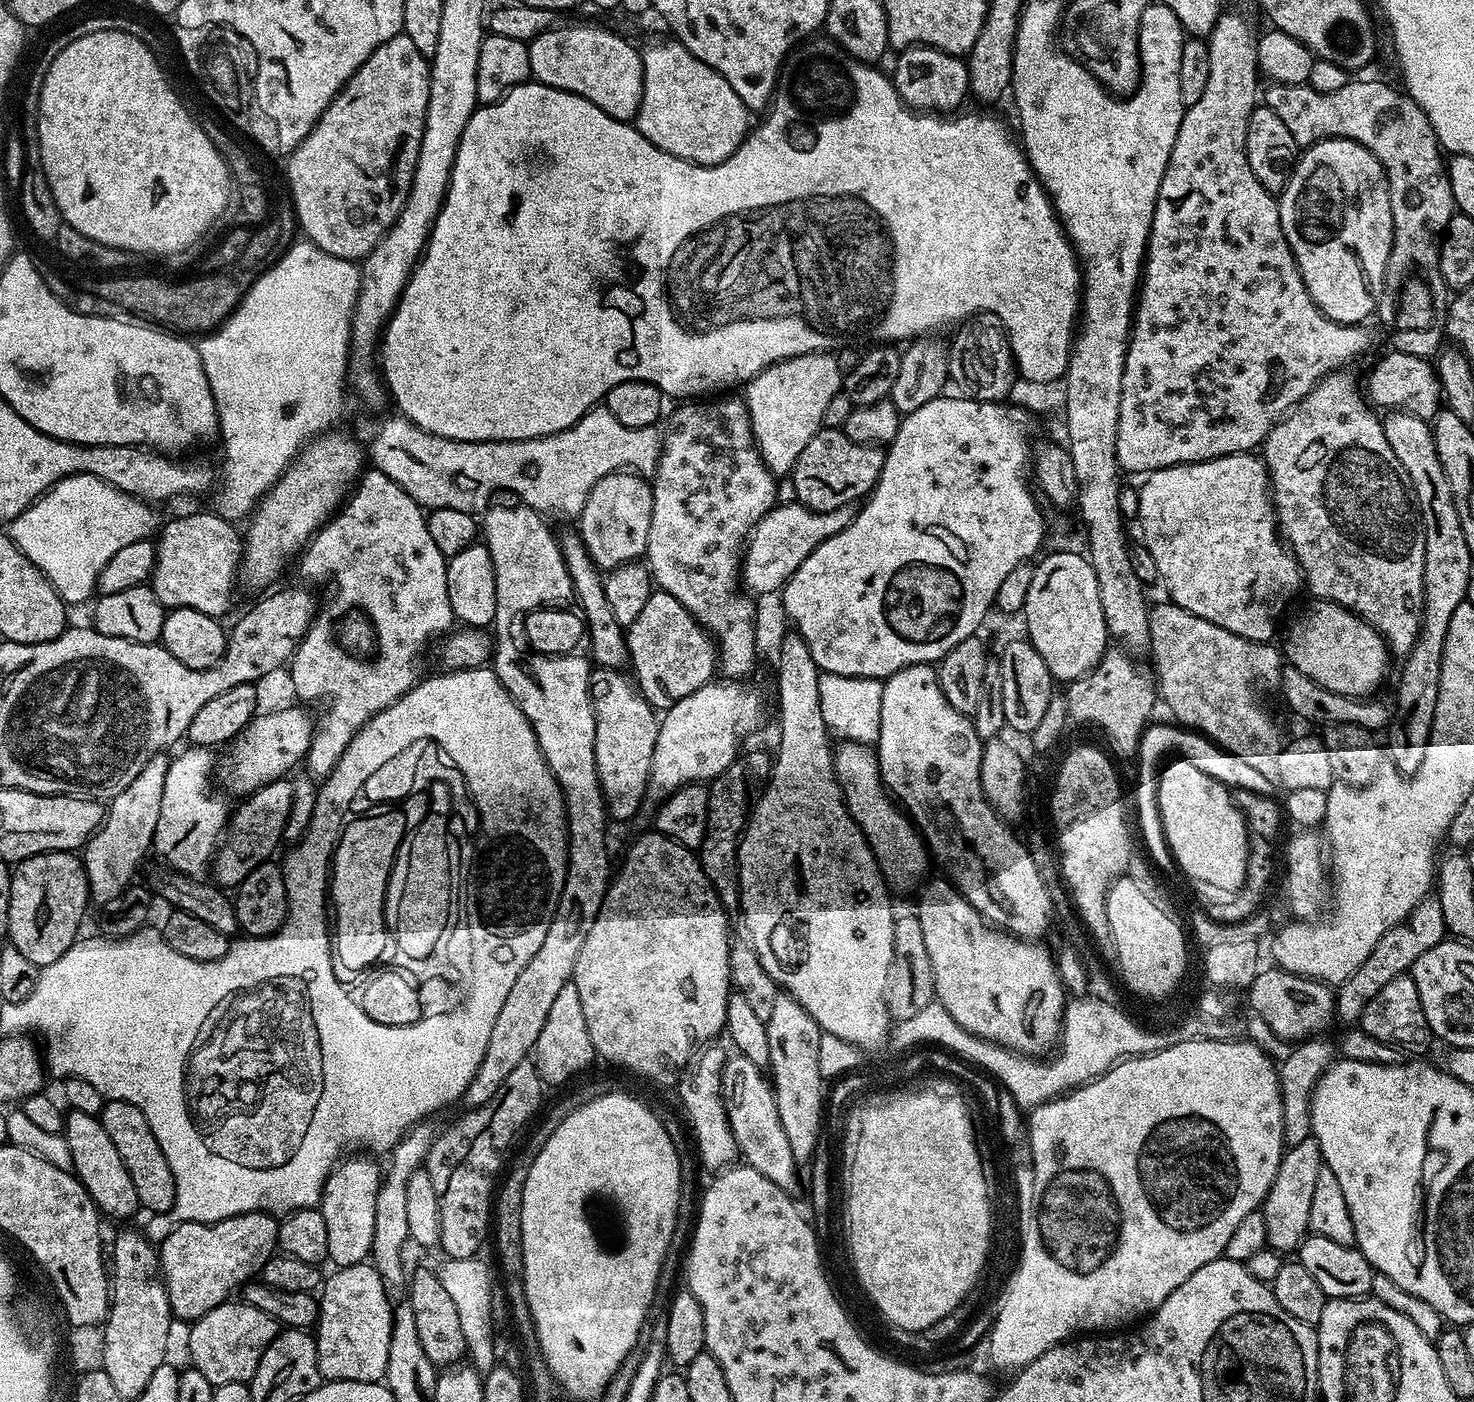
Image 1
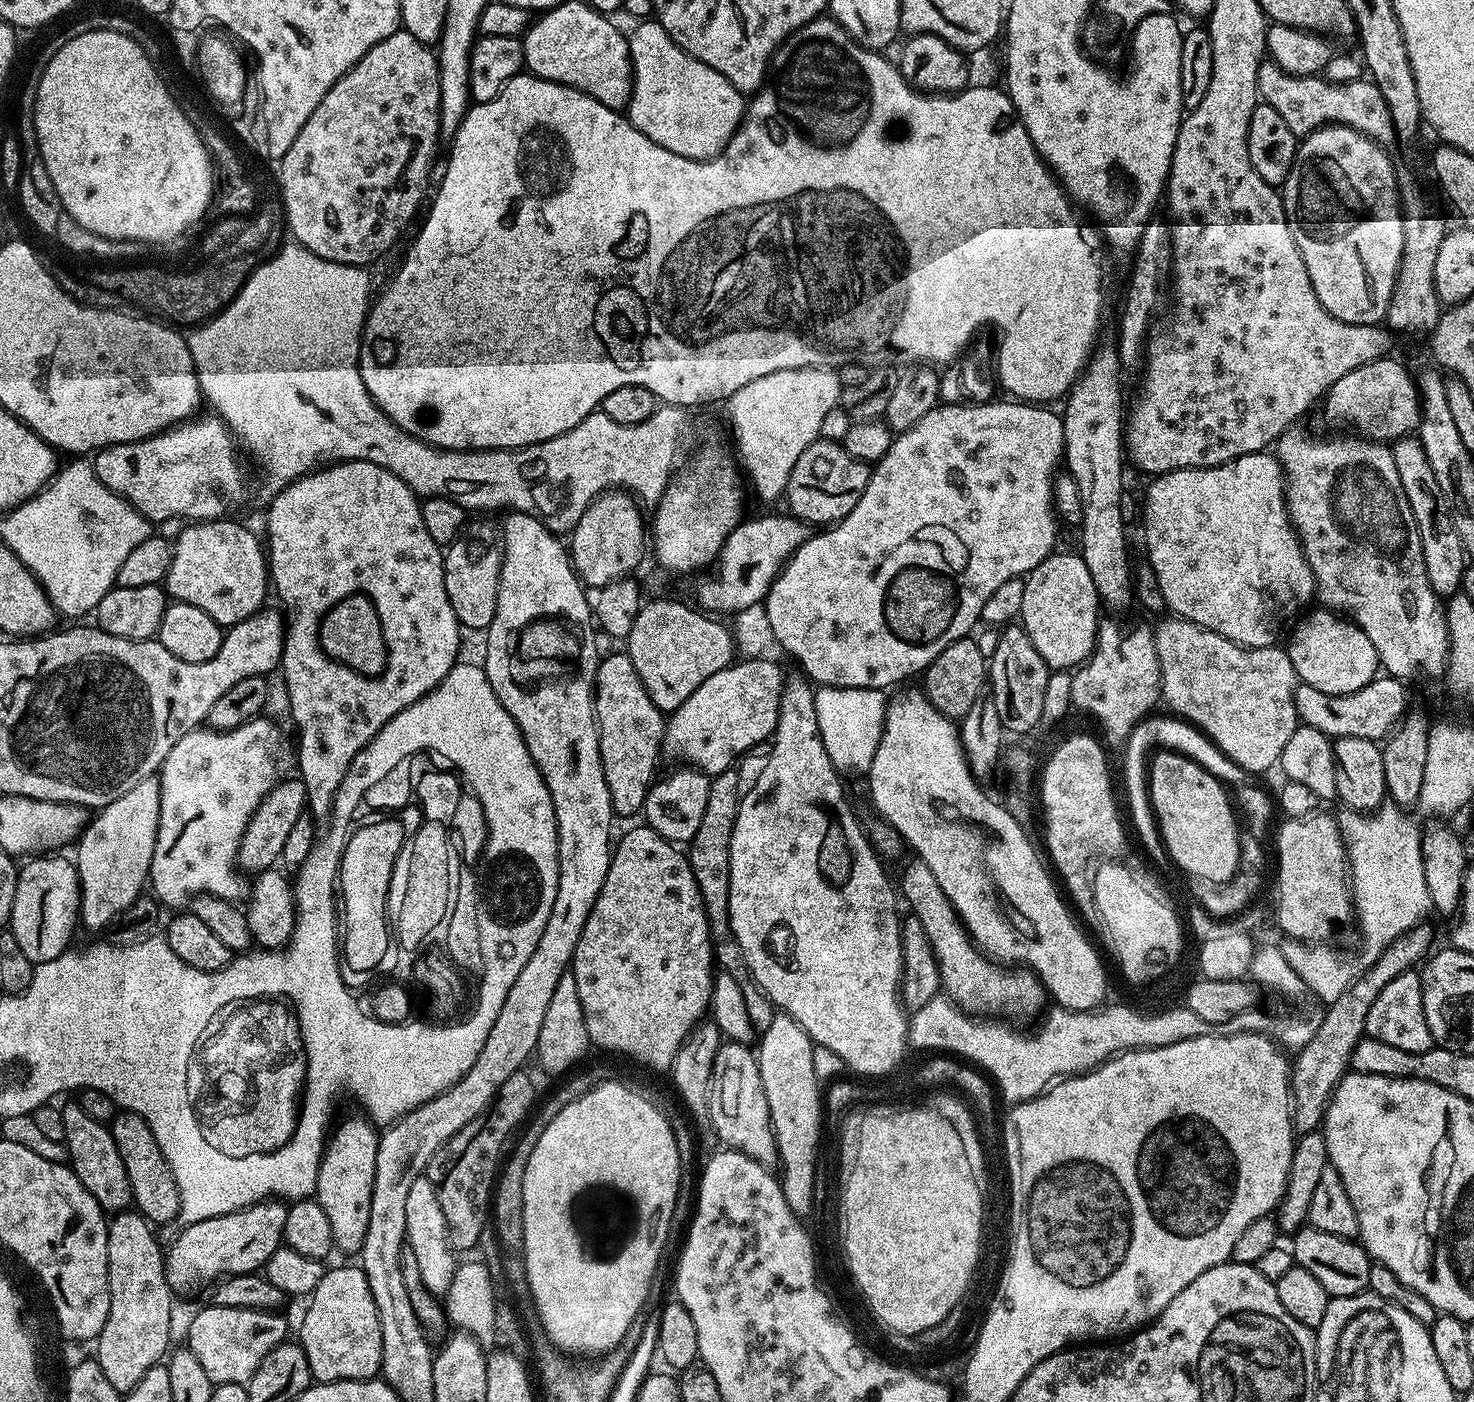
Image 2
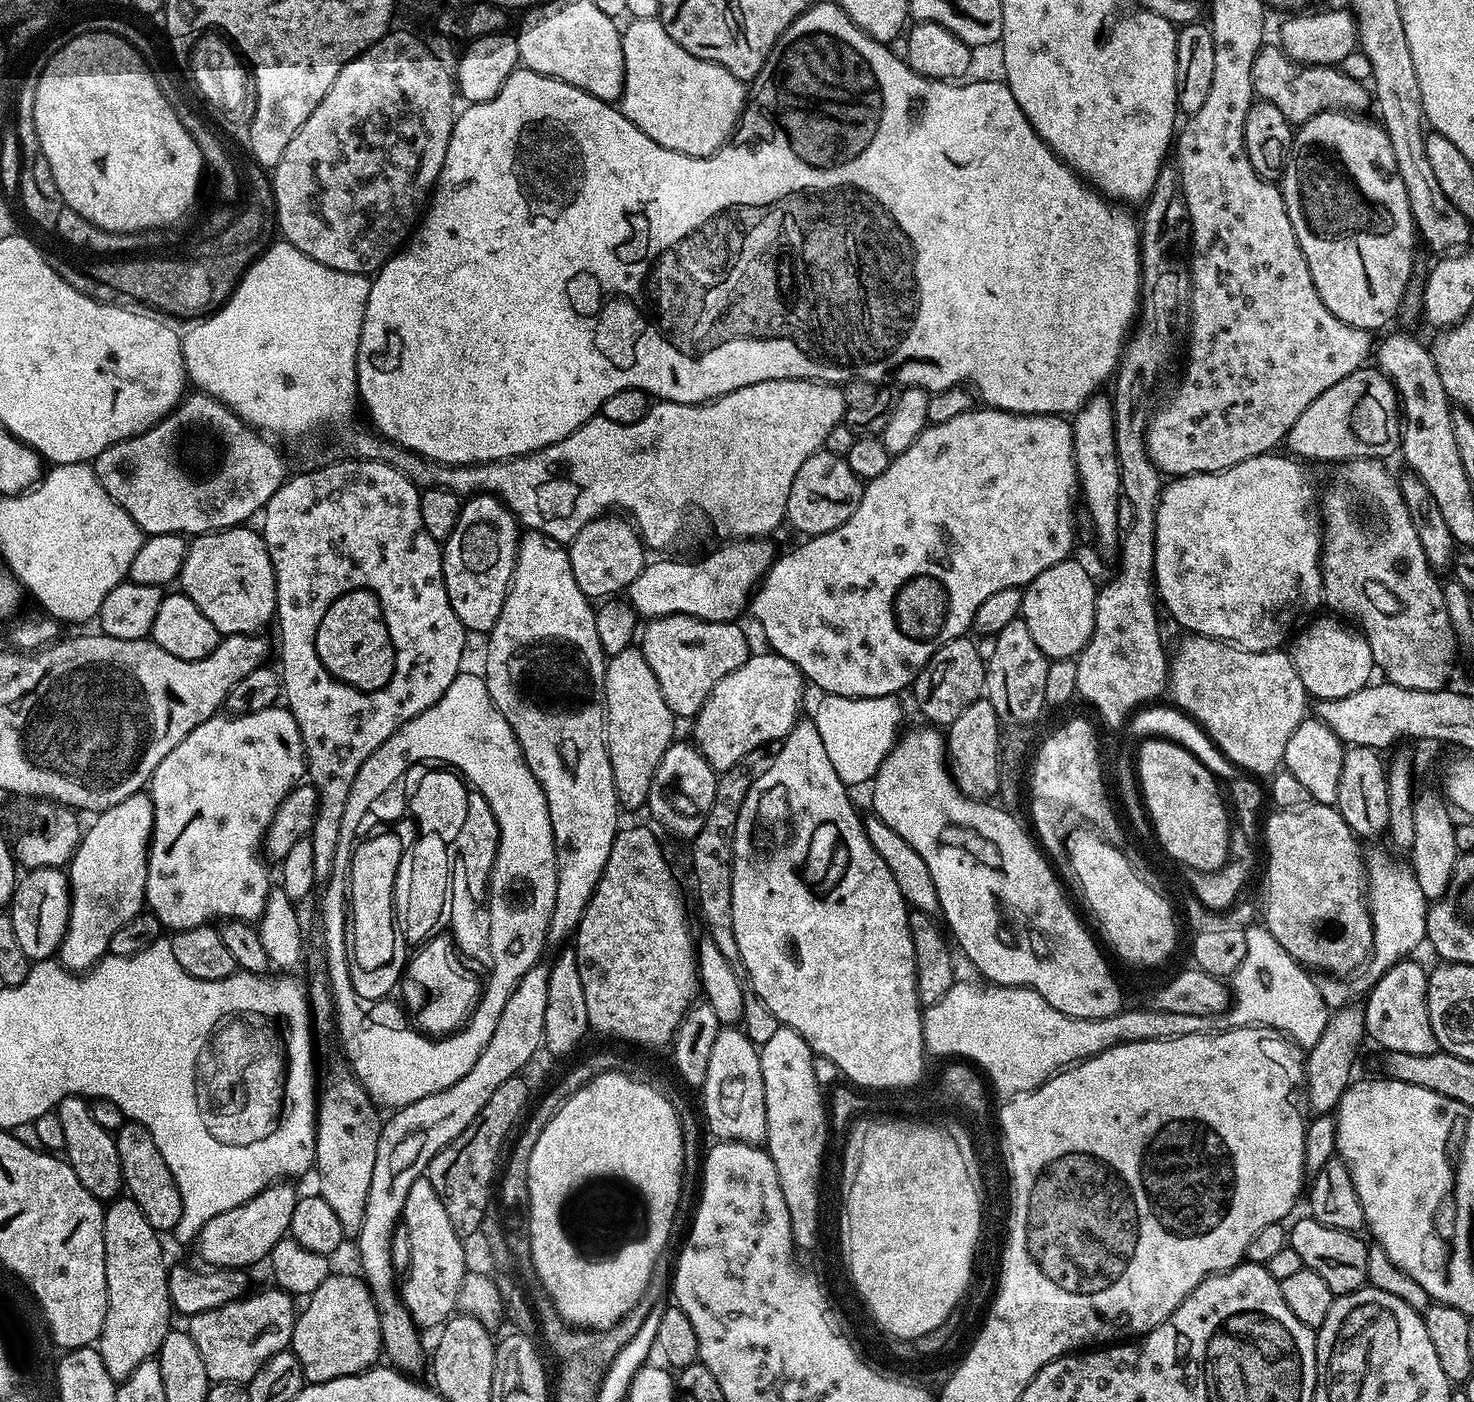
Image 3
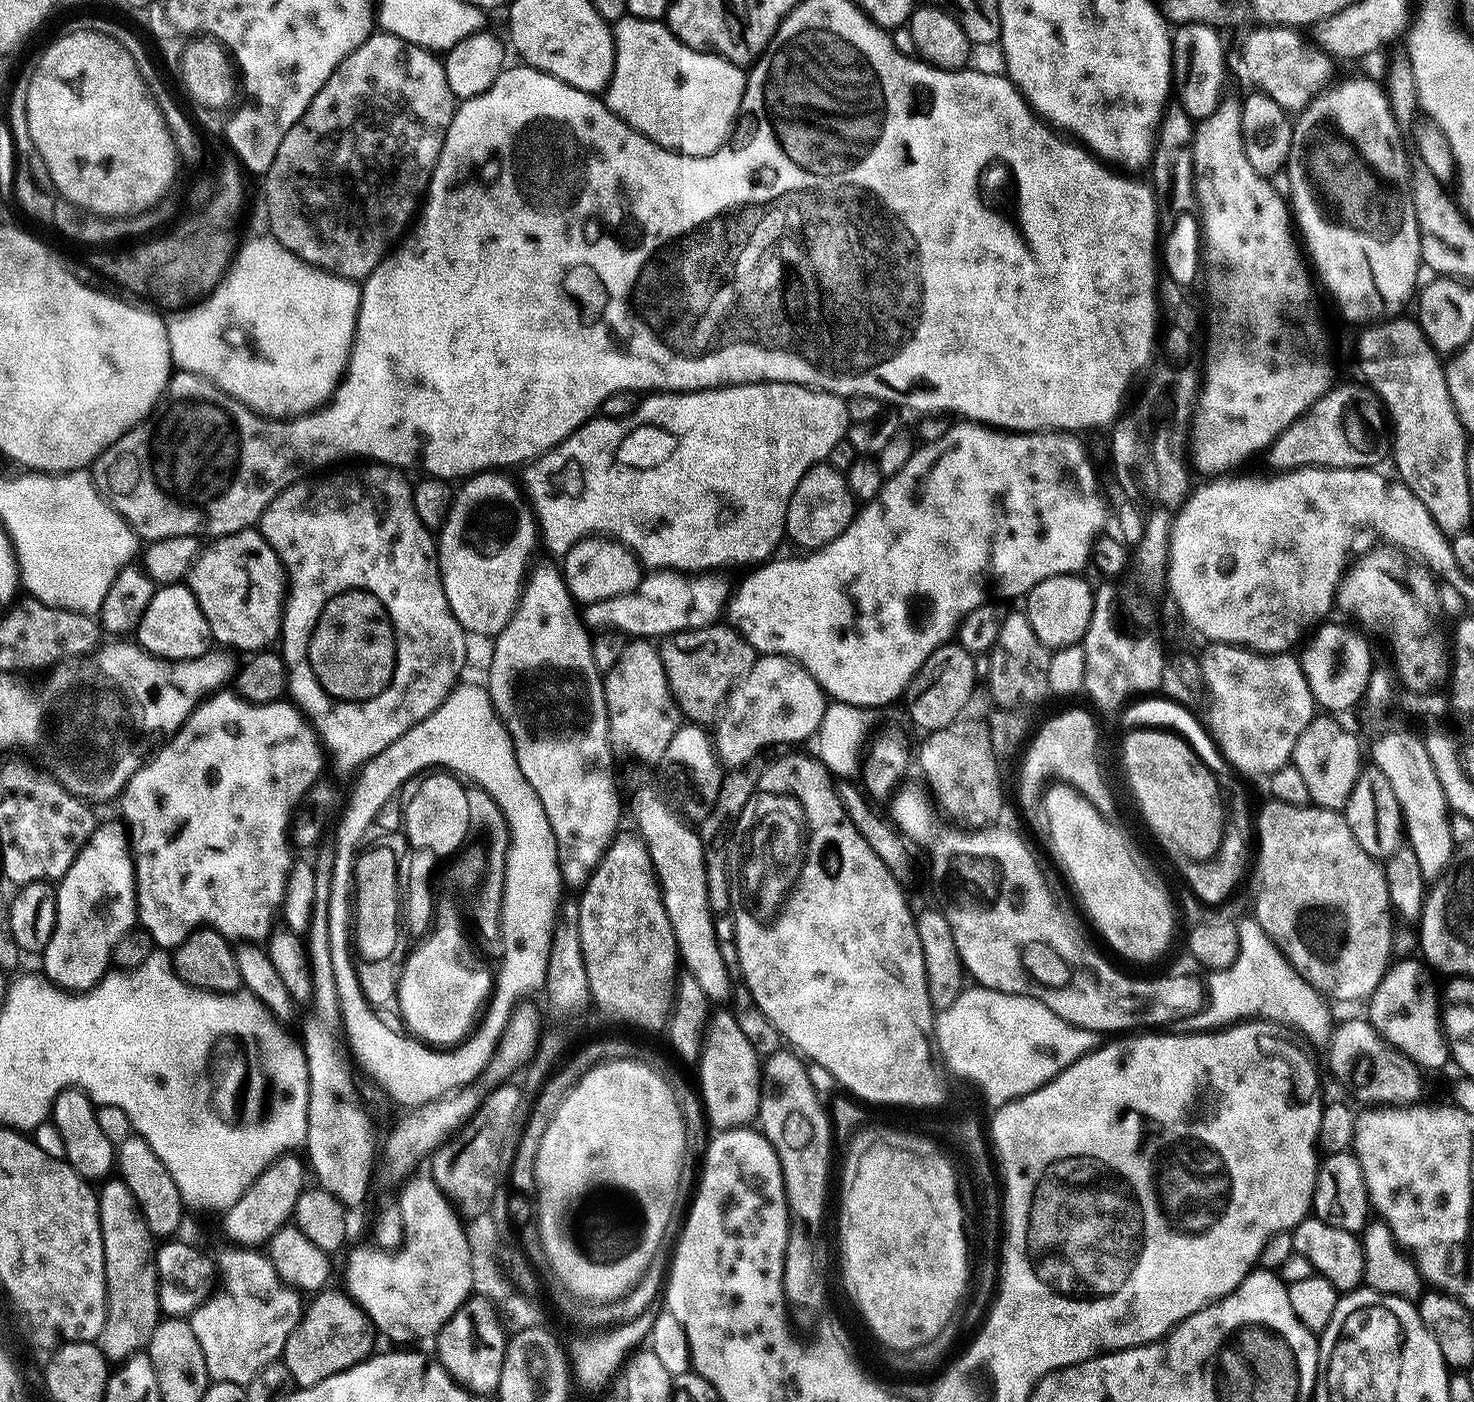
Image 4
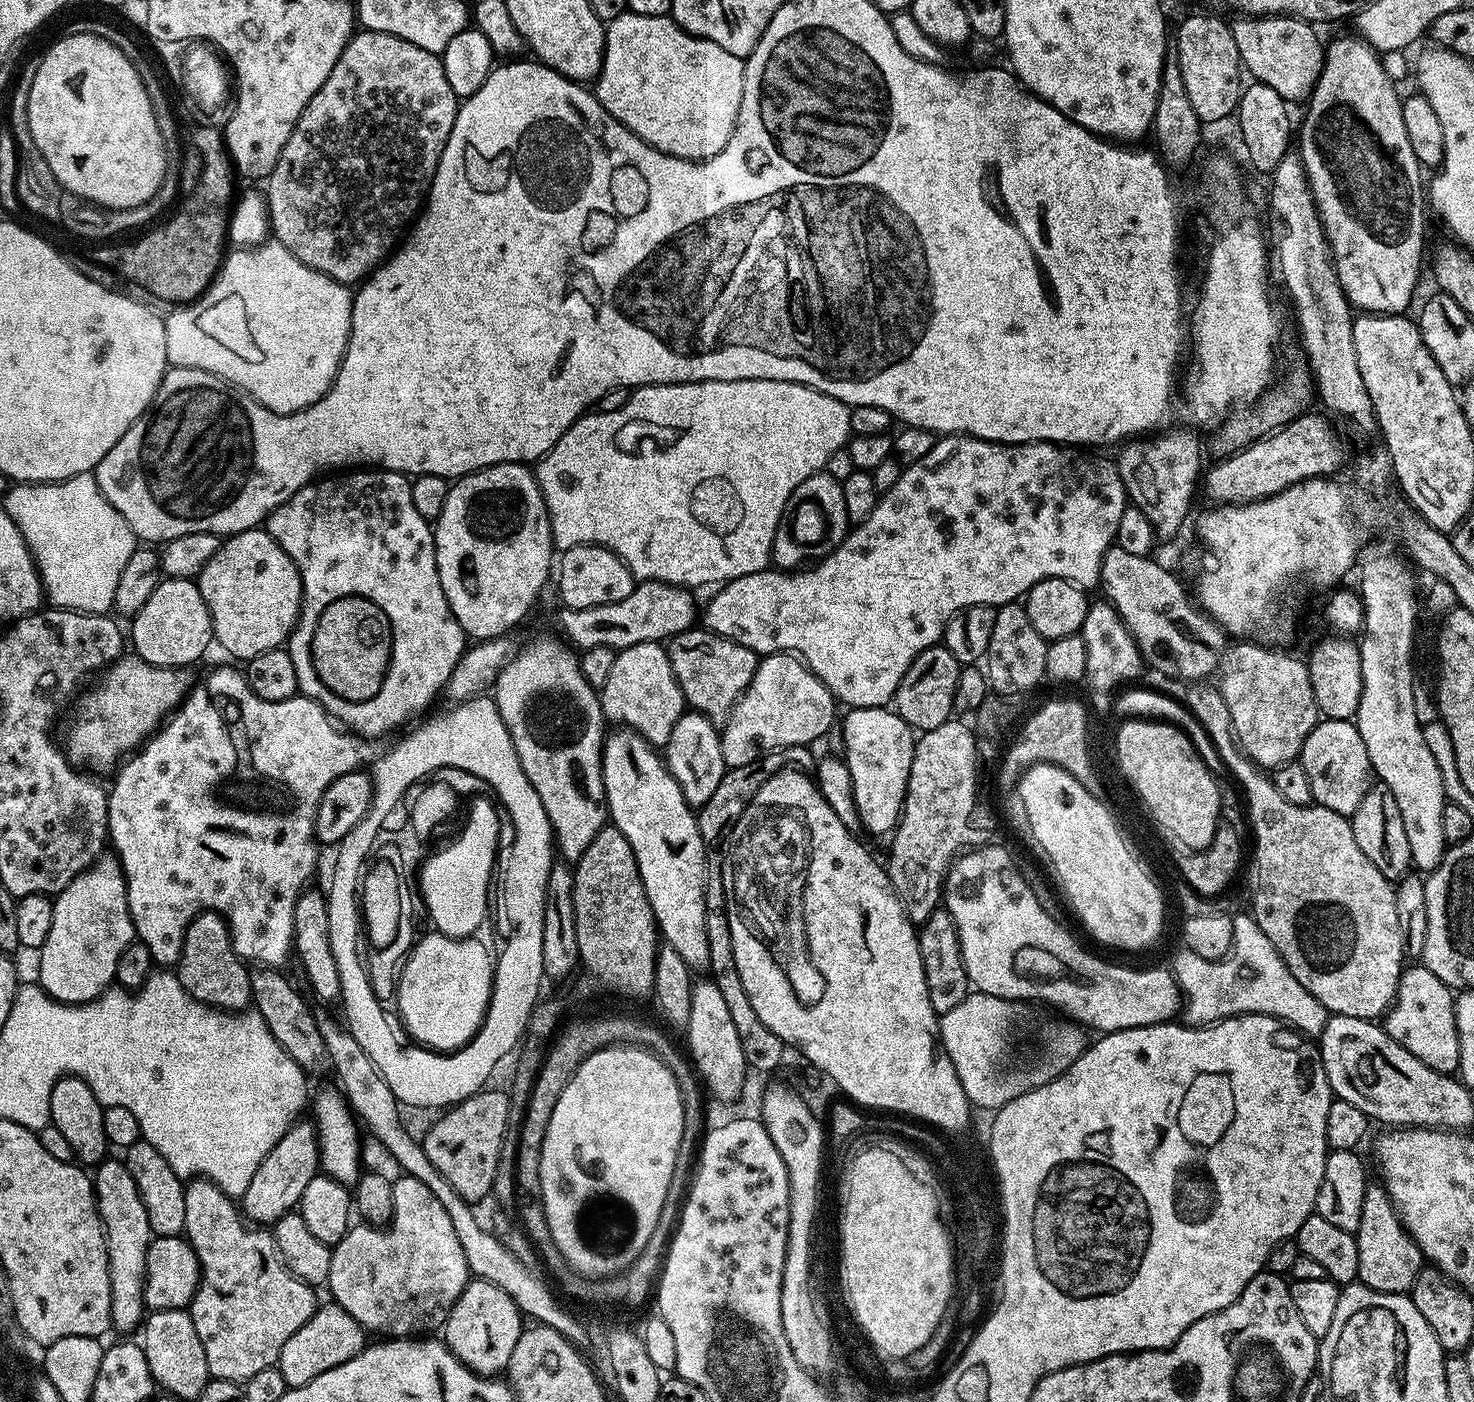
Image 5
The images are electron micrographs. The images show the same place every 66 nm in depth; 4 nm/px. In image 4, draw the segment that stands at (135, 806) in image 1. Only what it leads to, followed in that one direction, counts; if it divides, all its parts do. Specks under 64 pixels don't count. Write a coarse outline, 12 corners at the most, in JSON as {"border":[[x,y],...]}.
{"border":[[97,823],[55,885],[42,972],[93,988],[137,927],[125,825]]}

